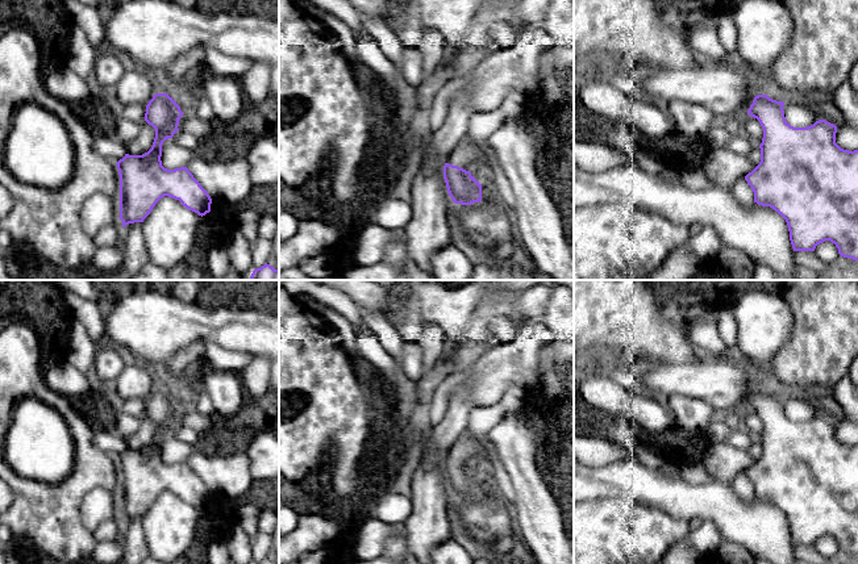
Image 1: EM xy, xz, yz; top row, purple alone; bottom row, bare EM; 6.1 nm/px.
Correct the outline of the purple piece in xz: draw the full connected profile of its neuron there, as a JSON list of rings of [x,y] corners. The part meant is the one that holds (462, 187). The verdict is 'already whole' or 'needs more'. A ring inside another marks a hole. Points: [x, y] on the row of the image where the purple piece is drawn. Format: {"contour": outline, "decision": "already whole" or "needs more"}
{"contour": [[[466,135],[451,151],[443,166],[446,188],[455,204],[471,205],[482,201],[482,184],[471,175],[471,170],[478,170],[487,175],[499,174],[495,151],[488,146],[479,145],[471,137]]], "decision": "needs more"}

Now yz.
{"contour": [[[767,95],[744,96],[744,113],[757,118],[763,129],[759,164],[745,176],[754,192],[754,202],[770,206],[787,222],[794,251],[815,251],[816,246],[830,241],[838,254],[858,262],[858,150],[849,151],[836,143],[837,126],[819,120],[807,128],[794,128],[784,117],[784,101]]], "decision": "needs more"}

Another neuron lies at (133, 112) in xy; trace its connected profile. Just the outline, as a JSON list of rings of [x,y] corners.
[[[129,104],[117,108],[117,116],[132,122],[142,124],[145,121],[146,106],[142,104]]]

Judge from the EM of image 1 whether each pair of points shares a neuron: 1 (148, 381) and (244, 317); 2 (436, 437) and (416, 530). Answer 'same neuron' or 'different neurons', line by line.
1: different neurons
2: same neuron

